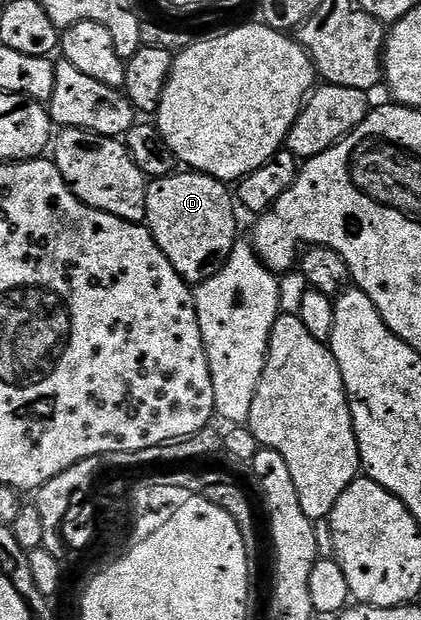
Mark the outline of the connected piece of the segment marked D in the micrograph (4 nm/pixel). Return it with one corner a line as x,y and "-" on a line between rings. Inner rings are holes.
179,169
147,184
145,225
157,241
161,253
169,257
169,265
173,265
173,269
177,269
189,285
209,281
209,277
217,274
229,261
240,238
235,211
237,203
232,188
199,171

